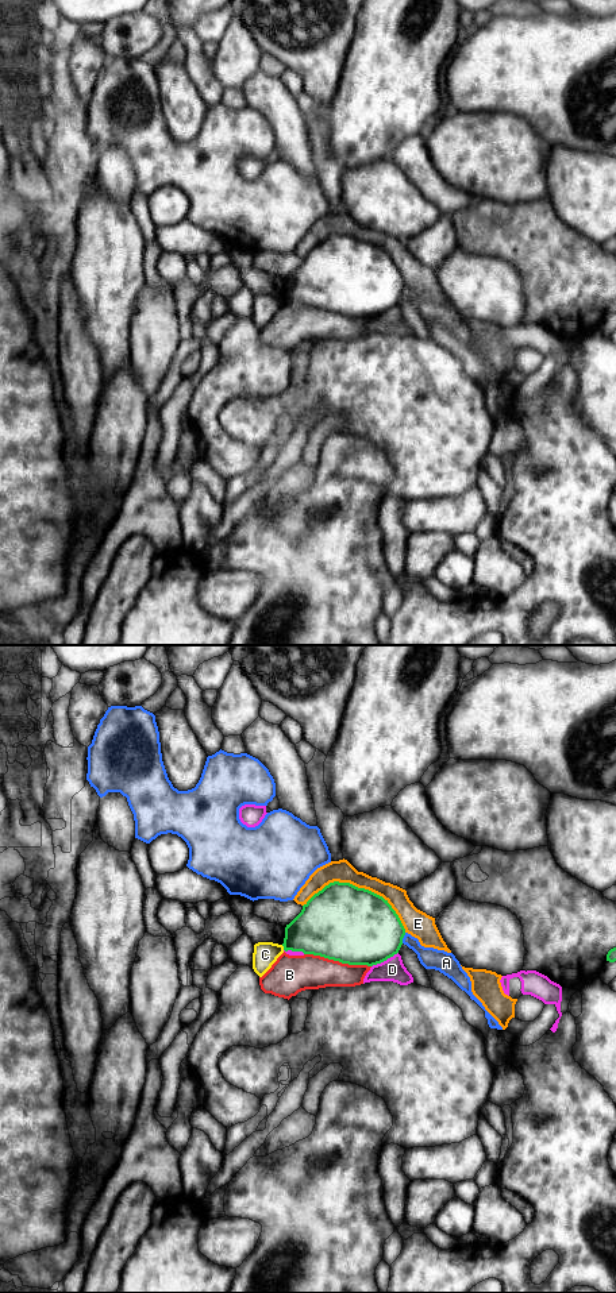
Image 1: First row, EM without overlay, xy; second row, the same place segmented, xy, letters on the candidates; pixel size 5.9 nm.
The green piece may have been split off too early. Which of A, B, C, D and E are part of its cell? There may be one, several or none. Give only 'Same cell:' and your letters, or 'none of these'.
Same cell: none of these

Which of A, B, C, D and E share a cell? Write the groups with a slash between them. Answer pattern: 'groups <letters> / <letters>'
groups A / B / C / D / E

